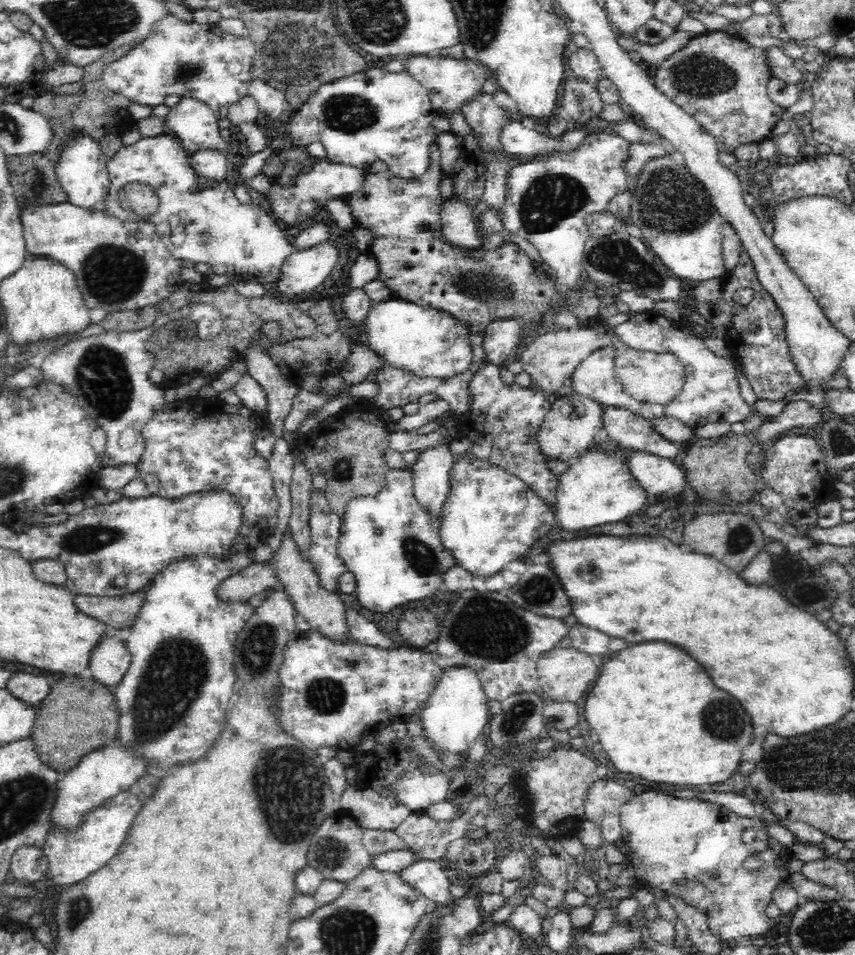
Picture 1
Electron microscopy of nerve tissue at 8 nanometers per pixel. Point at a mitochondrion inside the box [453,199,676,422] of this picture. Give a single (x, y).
(618, 258)

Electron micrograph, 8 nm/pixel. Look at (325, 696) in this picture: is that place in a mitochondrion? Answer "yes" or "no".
yes

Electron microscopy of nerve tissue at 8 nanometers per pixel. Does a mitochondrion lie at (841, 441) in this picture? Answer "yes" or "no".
yes

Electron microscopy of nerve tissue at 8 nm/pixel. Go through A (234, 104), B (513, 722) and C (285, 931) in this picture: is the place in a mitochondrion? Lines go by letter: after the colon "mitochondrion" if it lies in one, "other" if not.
A: other
B: mitochondrion
C: other

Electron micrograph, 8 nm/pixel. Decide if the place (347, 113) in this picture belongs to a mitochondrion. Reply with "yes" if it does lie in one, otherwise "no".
yes

